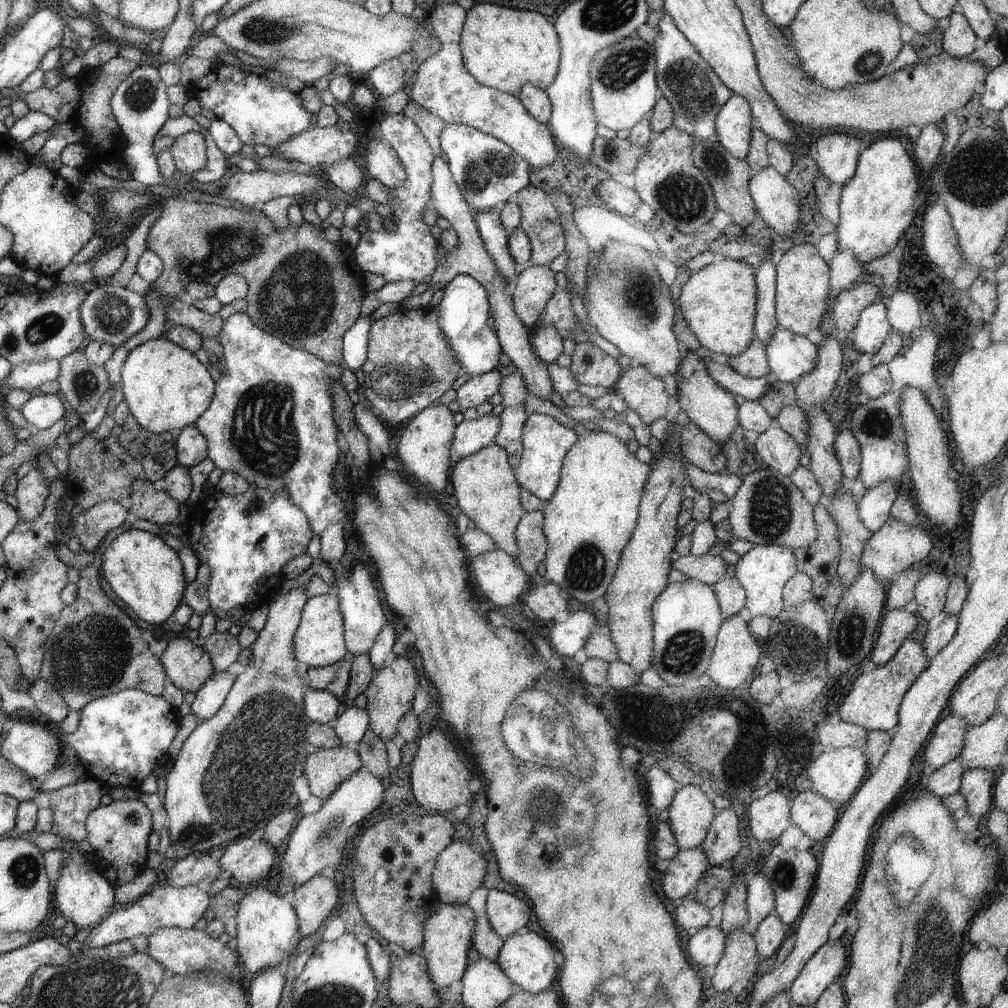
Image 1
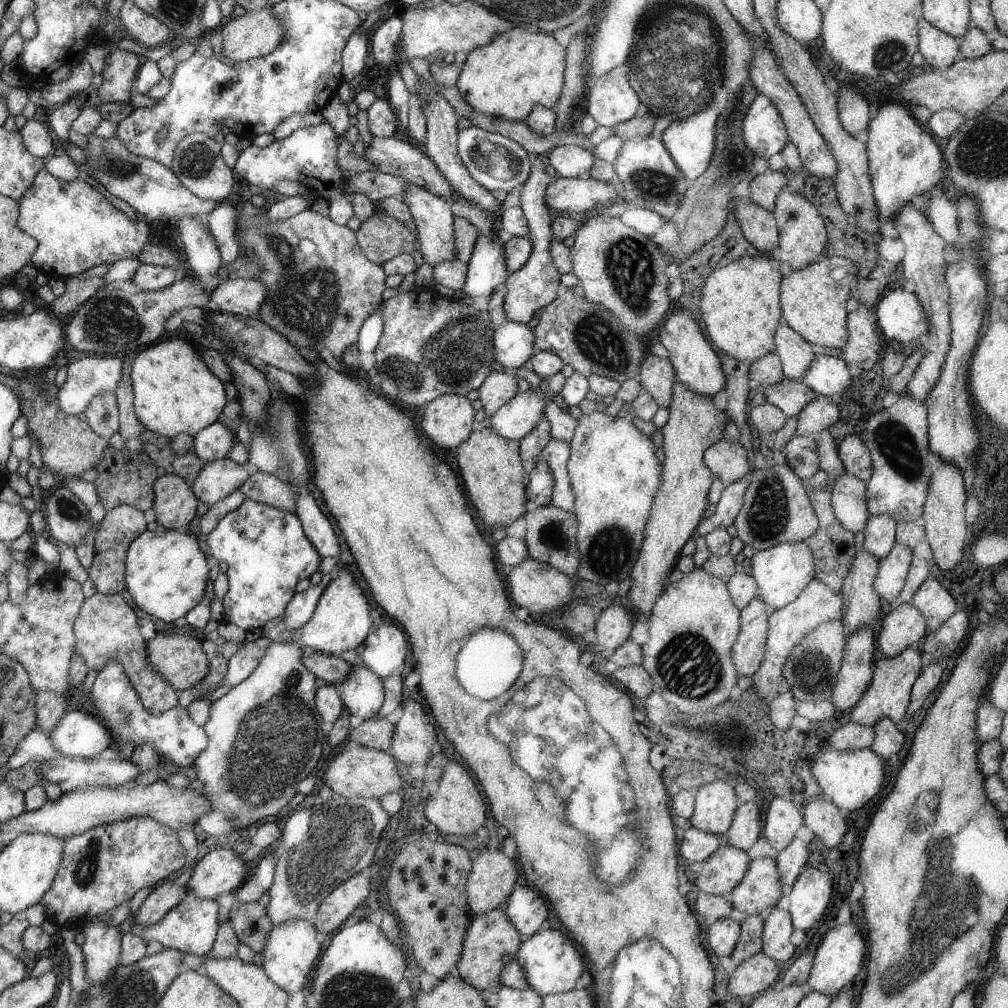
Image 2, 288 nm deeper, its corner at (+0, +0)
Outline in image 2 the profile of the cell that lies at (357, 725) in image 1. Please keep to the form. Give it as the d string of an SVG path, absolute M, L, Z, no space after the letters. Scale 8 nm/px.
M363 664L351 666L339 686L345 710L351 716L359 716L363 722L377 714L385 702L383 680Z

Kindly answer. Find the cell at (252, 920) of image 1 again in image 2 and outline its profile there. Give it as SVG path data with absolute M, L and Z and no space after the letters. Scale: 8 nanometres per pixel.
M295 920L295 922L285 922L281 926L273 926L269 932L269 938L267 938L267 944L263 950L263 970L287 994L301 990L315 976L315 968L317 968L315 964L319 960L321 946L315 940L317 934L313 928L315 926L309 928L309 922Z

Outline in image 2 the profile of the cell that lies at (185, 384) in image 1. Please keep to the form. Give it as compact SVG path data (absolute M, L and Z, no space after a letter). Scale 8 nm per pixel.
M167 338L141 350L131 360L127 374L133 386L133 408L137 420L147 432L165 438L177 434L197 436L197 432L209 428L217 420L227 404L219 378L209 370L205 360L179 338Z

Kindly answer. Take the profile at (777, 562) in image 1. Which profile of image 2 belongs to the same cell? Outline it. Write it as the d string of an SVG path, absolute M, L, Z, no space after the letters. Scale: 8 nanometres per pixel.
M777 544L769 550L755 552L751 556L751 576L759 586L757 598L761 598L769 610L781 610L783 606L791 604L809 586L811 580L815 580L813 552L807 544Z

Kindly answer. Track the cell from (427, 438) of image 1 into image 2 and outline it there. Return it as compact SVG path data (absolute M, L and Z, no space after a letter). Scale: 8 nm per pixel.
M449 394L423 406L421 432L441 448L457 448L471 434L473 408L465 396Z

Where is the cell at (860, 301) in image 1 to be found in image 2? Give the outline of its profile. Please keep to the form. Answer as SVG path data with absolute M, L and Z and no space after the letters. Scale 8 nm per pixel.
M859 306L857 310L849 312L847 314L847 334L849 334L849 338L847 338L845 346L841 348L841 360L845 360L853 372L869 372L875 366L875 362L879 360L879 350L885 350L885 342L877 330L875 312L867 310L865 306Z

